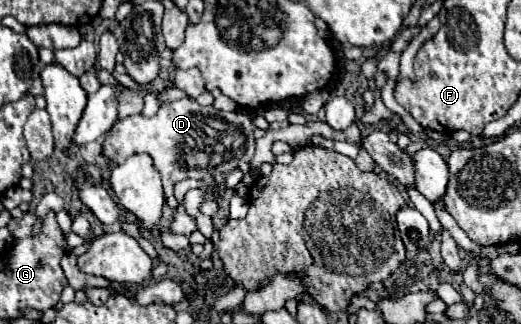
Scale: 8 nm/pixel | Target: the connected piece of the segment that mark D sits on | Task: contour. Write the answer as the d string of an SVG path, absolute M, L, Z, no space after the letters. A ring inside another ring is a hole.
M181 98L161 106L153 118L133 114L117 120L105 134L101 150L103 156L115 166L123 164L133 154L149 154L161 176L167 206L177 210L179 202L173 198L173 186L177 182L187 178L207 178L209 182L233 172L235 168L243 168L255 154L255 138L247 114L221 112L213 106L199 106L193 98Z

